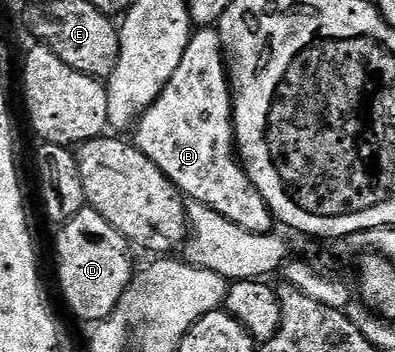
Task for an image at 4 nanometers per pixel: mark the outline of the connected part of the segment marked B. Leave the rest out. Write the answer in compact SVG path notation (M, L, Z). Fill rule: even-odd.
M198 29L191 34L188 49L184 49L184 57L180 57L180 65L154 103L143 112L132 134L134 146L178 186L183 196L212 208L248 233L269 235L275 230L276 220L273 213L268 209L264 197L260 197L256 185L252 185L246 175L245 166L238 157L228 63L222 54L222 36L217 30Z

